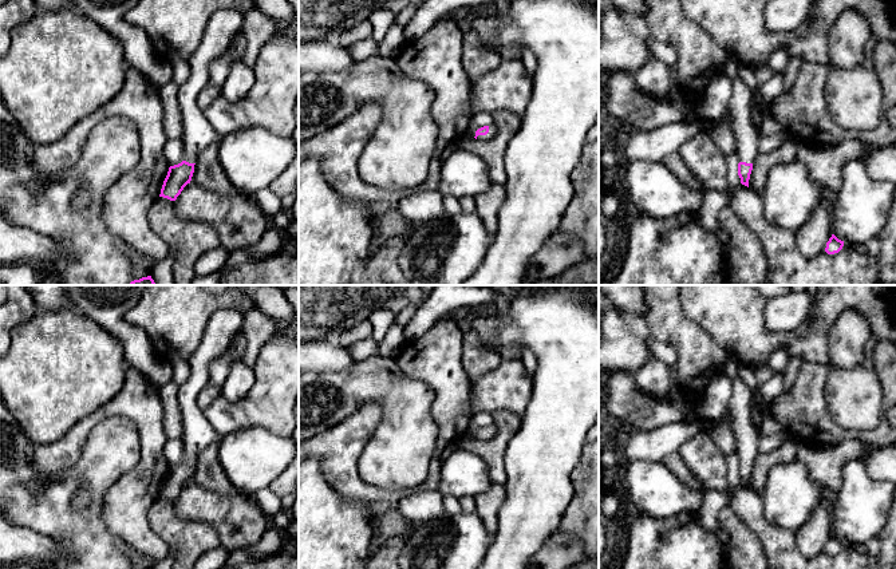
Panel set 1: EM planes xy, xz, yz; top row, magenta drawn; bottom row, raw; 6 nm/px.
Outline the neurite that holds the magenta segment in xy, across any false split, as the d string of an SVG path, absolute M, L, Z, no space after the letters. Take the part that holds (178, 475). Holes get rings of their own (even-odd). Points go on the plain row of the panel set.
M240 308L220 309L209 320L197 351L188 360L189 379L178 388L178 402L183 419L183 461L170 466L159 497L175 501L190 483L197 455L217 442L221 435L212 427L197 403L200 391L209 383L209 365L224 355L230 343L241 333L244 315Z

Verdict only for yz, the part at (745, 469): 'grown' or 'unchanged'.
grown

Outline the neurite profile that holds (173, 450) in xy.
M167 439L163 455L170 466L181 463L183 461L183 444L181 439Z

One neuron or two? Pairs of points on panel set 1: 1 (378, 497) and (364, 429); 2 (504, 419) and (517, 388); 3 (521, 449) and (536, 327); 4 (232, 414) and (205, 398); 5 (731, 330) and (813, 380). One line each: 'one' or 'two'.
1: one
2: two
3: one
4: two
5: two

